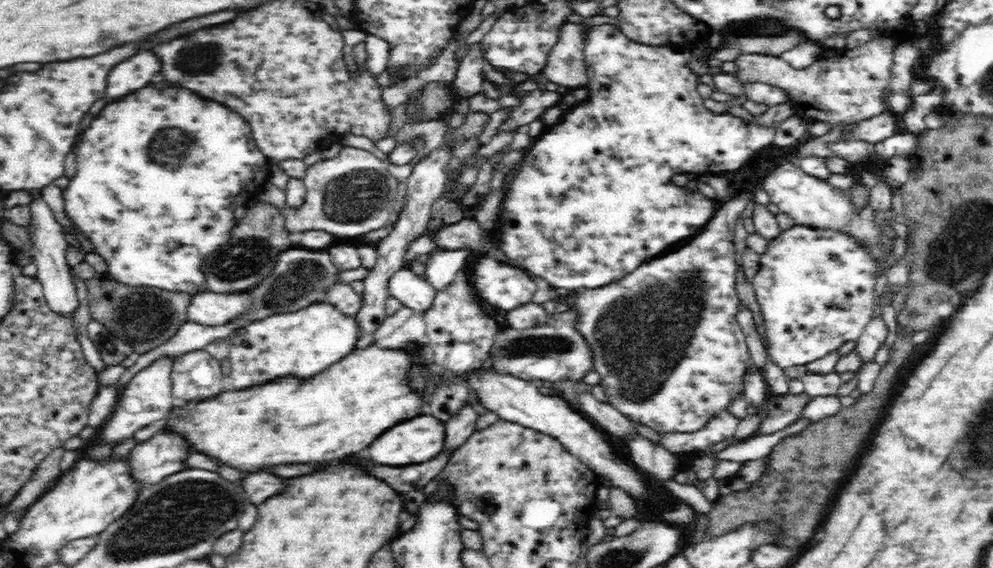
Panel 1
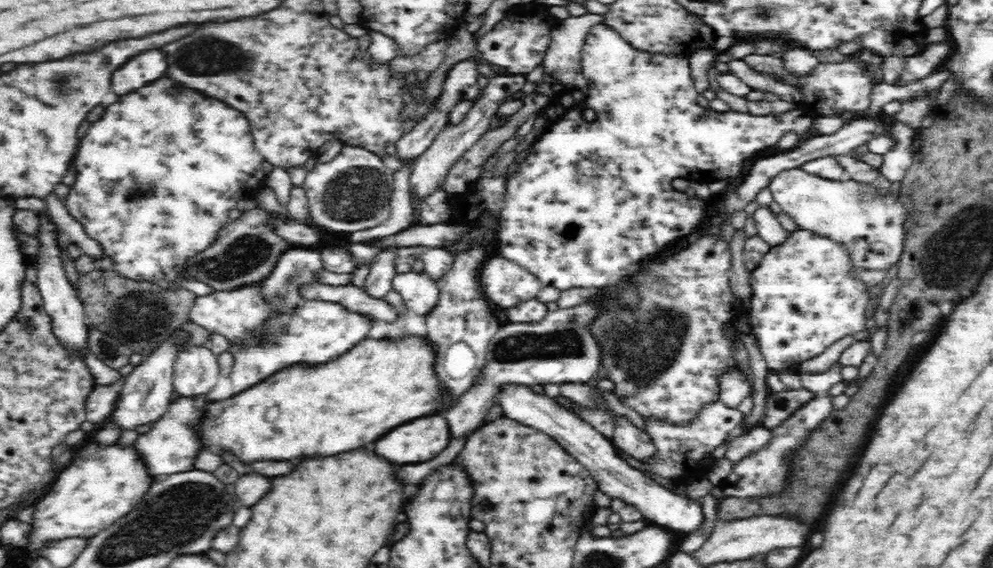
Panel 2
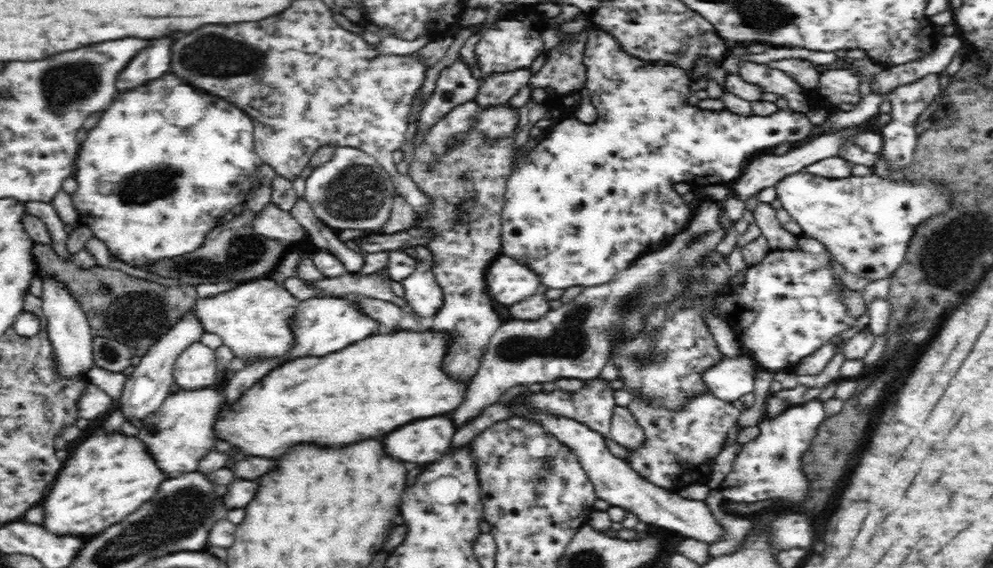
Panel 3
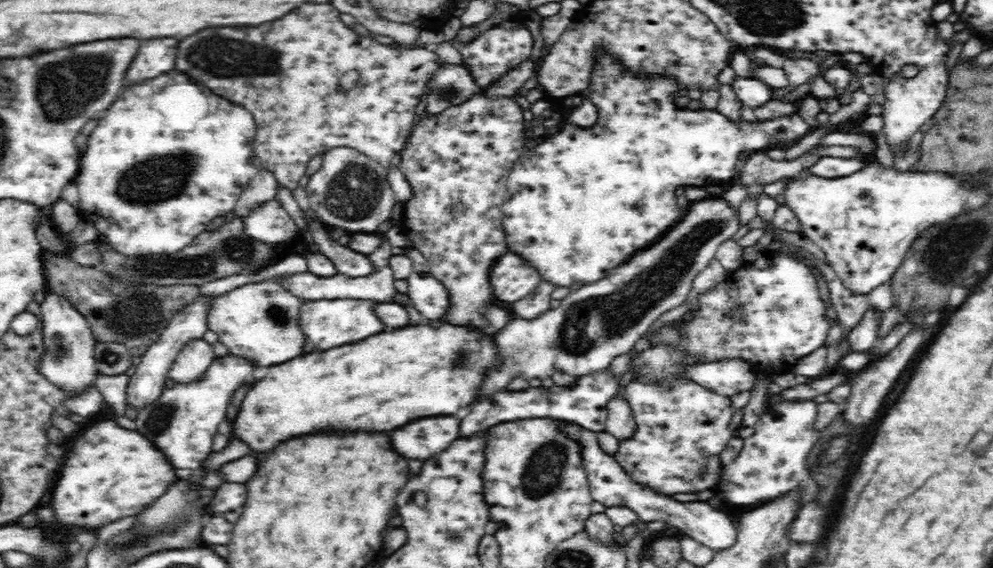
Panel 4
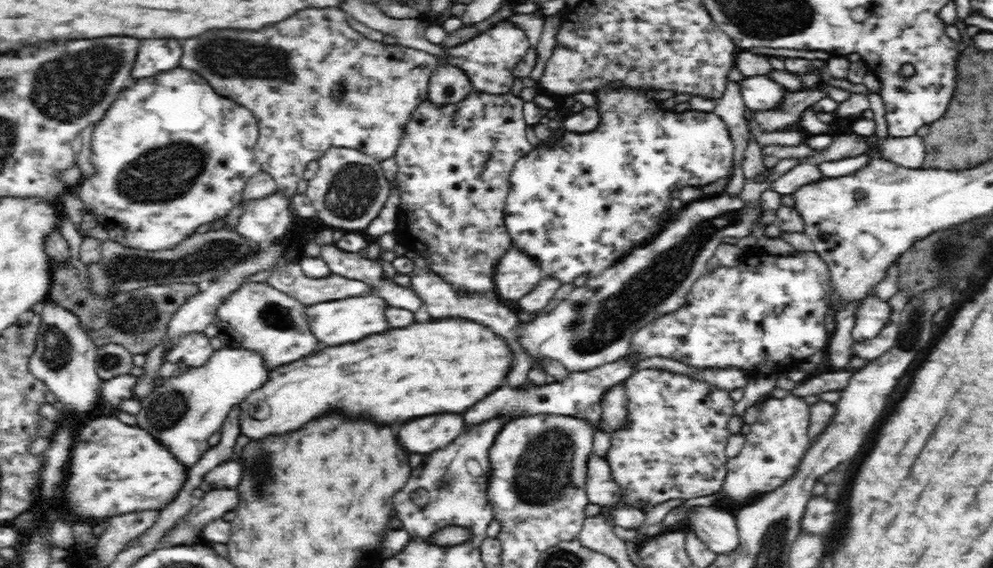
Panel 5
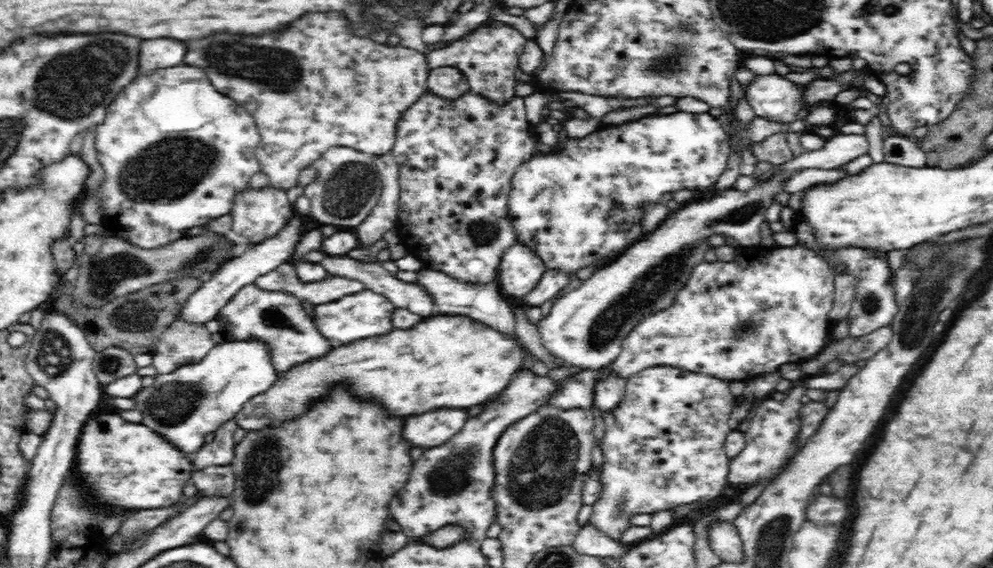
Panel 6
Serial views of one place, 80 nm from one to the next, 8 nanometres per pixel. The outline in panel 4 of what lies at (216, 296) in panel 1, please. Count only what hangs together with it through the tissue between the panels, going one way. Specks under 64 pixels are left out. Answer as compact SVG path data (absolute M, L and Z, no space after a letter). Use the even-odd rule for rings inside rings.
M261 280L239 286L227 294L212 299L207 306L207 327L212 332L216 332L218 340L226 346L229 354L249 362L252 366L258 366L264 371L271 365L306 354L305 340L297 325L301 304L302 301L291 294L278 280Z

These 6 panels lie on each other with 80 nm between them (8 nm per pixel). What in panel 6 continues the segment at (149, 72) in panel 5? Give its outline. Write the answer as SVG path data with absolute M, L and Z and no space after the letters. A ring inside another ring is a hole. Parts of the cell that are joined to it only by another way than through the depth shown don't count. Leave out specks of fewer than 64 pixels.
M144 40L140 44L138 74L146 76L160 68L174 68L182 64L184 54L186 48L180 40Z

